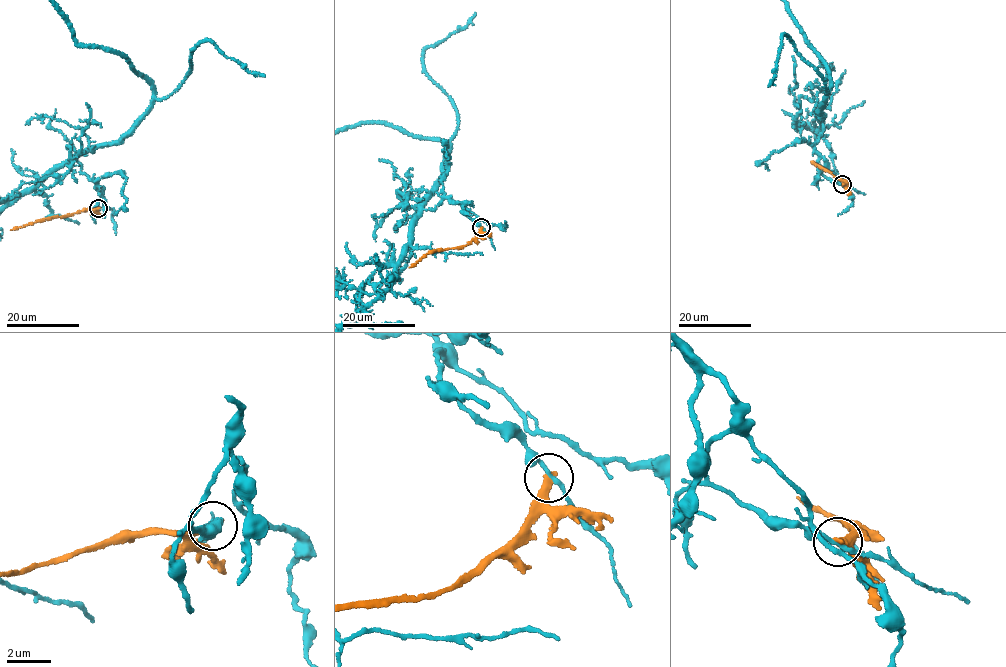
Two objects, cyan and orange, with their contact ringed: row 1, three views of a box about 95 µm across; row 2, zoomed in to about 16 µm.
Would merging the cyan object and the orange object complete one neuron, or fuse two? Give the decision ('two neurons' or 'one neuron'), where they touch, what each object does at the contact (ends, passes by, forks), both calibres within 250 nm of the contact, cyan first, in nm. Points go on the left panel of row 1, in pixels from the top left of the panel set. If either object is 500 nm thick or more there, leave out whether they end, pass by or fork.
two neurons; place (98, 208); cyan passes by; orange ends; calibres 190 and 360 nm

